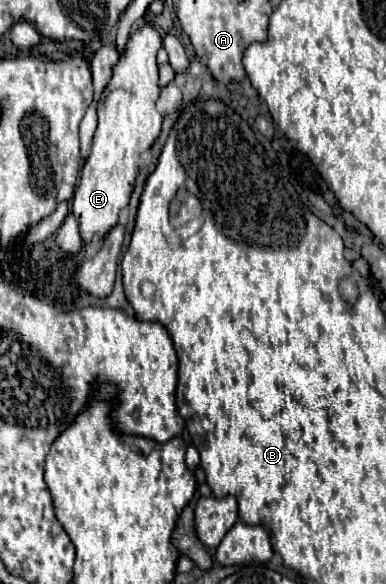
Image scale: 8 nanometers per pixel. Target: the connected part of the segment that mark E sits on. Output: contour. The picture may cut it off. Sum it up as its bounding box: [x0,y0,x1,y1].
[72,25,162,245]

